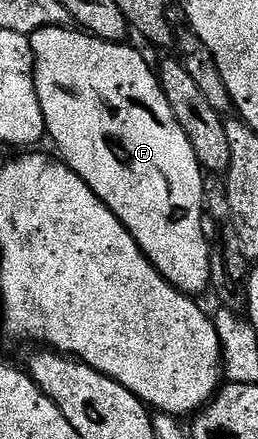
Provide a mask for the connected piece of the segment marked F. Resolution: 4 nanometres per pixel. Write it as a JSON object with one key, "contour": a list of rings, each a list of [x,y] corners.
{"contour":[[[70,26],[65,27],[43,27],[40,31],[35,31],[30,35],[31,51],[35,55],[35,88],[37,97],[41,105],[41,113],[45,117],[47,135],[55,142],[54,150],[58,158],[67,164],[93,193],[112,211],[129,229],[129,233],[137,241],[137,245],[145,253],[147,260],[151,262],[179,291],[183,291],[189,296],[199,297],[203,290],[211,287],[211,249],[212,244],[207,243],[207,235],[203,232],[203,219],[205,220],[205,208],[203,205],[203,185],[205,182],[205,172],[197,161],[197,153],[193,153],[193,145],[189,145],[189,137],[185,137],[185,129],[177,125],[177,117],[173,117],[173,109],[169,109],[167,95],[163,87],[159,84],[159,76],[154,66],[147,64],[147,59],[139,51],[127,47],[126,42],[110,43],[104,39],[98,39],[96,35],[88,35],[82,29],[71,31]]]}

